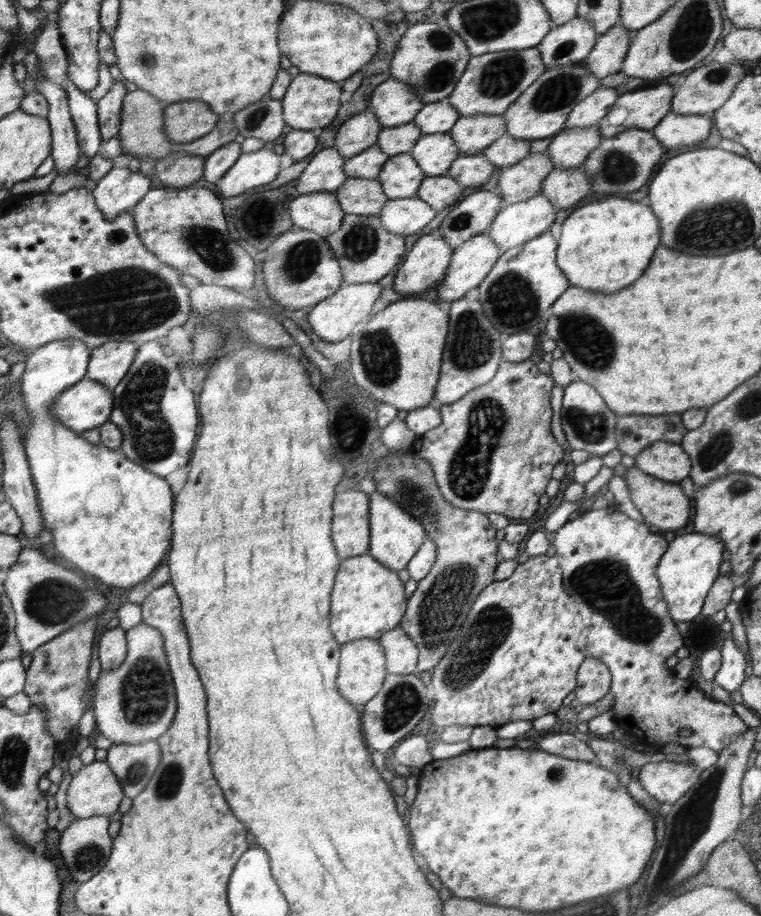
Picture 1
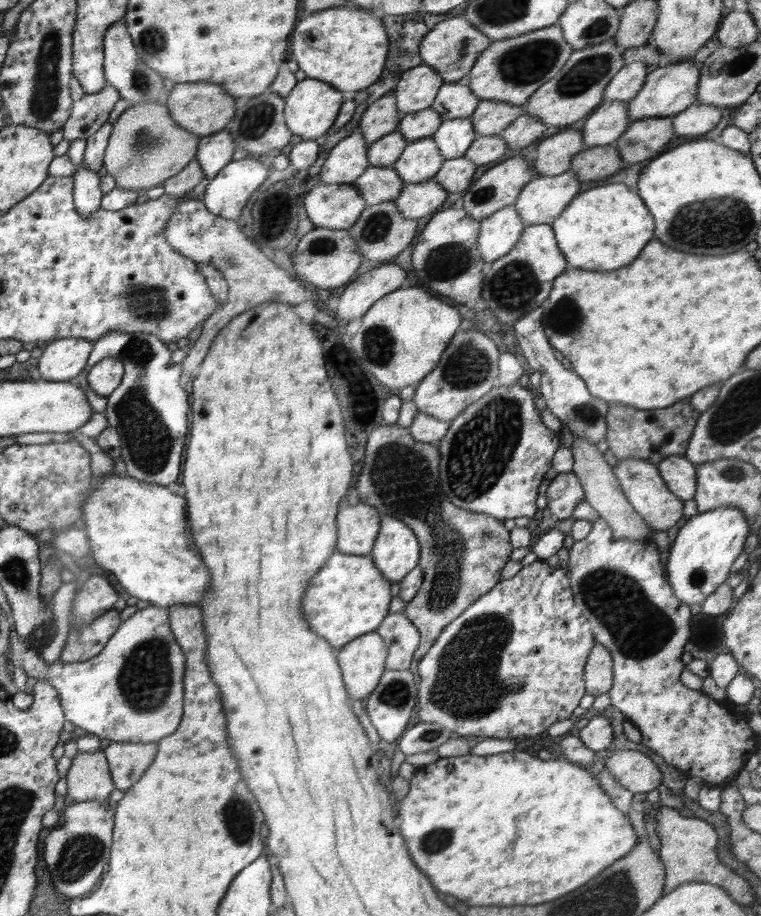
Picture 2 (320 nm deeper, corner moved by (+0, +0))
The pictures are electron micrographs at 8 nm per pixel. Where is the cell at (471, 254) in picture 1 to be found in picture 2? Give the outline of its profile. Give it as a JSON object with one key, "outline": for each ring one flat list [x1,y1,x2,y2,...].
{"outline":[[514,203,482,219,477,243,485,262,491,263,512,250,525,227,525,222,516,212]]}

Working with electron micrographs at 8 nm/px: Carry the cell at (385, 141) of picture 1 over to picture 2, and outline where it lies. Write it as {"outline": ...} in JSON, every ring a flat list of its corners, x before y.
{"outline":[[429,107,420,112,404,114,397,130,411,143,432,136,442,123,439,114]]}

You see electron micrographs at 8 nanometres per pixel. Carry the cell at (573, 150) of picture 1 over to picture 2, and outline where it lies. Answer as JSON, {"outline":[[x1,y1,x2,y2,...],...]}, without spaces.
{"outline":[[627,102,602,103,584,123,583,146,586,149,618,140,629,127]]}

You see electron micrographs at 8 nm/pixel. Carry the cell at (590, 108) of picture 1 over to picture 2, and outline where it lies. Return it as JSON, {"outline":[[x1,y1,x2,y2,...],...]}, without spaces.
{"outline":[[632,62,624,66,608,83,602,94,602,103,629,102,638,95,649,71,644,62]]}

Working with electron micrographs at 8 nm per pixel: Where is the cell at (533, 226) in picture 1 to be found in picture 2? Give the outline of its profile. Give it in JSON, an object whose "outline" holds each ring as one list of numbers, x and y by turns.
{"outline":[[574,172,558,176,539,176,525,184,514,204,525,226,551,224,562,214,568,203,578,194,580,182]]}

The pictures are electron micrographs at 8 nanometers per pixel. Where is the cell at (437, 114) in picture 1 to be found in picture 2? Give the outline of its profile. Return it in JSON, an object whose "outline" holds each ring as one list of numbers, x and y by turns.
{"outline":[[465,81,443,83,430,108,439,114,442,122,470,117,480,102,470,91]]}

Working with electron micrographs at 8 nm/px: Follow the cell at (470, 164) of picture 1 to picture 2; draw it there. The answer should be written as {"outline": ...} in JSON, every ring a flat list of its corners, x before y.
{"outline":[[500,135,477,136,465,152,465,157,476,166,488,168,493,162,499,162,506,154,508,145]]}

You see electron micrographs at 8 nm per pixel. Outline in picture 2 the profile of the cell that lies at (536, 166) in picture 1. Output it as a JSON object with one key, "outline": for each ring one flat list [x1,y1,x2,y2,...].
{"outline":[[565,128,544,139,533,159,537,176,558,176,570,169,572,157,584,149,582,130]]}

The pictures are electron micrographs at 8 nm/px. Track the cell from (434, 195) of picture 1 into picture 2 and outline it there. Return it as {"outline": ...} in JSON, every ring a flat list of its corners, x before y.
{"outline":[[465,155,451,158,442,163,441,171,437,173,434,180,440,183,448,194,466,191,473,183,477,167]]}

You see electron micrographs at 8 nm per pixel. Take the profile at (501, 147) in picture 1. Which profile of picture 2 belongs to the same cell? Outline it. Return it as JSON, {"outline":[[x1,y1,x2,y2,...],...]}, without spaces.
{"outline":[[524,113,513,123,510,123,499,135,510,148,521,150,540,138,547,127,542,121]]}

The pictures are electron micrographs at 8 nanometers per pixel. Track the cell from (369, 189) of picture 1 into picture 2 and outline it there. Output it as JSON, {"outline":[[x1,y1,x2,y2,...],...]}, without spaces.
{"outline":[[371,166,353,186,361,191,367,207,394,201,404,190,404,182,392,166]]}

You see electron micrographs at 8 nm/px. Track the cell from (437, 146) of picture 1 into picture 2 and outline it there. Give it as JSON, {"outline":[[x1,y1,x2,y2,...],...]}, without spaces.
{"outline":[[470,117,444,121,432,135,445,160,464,155,476,137]]}

